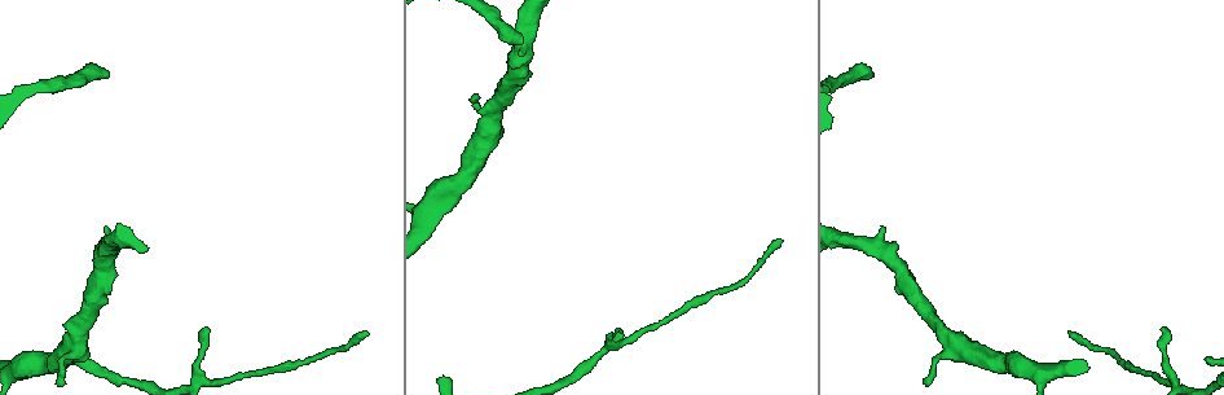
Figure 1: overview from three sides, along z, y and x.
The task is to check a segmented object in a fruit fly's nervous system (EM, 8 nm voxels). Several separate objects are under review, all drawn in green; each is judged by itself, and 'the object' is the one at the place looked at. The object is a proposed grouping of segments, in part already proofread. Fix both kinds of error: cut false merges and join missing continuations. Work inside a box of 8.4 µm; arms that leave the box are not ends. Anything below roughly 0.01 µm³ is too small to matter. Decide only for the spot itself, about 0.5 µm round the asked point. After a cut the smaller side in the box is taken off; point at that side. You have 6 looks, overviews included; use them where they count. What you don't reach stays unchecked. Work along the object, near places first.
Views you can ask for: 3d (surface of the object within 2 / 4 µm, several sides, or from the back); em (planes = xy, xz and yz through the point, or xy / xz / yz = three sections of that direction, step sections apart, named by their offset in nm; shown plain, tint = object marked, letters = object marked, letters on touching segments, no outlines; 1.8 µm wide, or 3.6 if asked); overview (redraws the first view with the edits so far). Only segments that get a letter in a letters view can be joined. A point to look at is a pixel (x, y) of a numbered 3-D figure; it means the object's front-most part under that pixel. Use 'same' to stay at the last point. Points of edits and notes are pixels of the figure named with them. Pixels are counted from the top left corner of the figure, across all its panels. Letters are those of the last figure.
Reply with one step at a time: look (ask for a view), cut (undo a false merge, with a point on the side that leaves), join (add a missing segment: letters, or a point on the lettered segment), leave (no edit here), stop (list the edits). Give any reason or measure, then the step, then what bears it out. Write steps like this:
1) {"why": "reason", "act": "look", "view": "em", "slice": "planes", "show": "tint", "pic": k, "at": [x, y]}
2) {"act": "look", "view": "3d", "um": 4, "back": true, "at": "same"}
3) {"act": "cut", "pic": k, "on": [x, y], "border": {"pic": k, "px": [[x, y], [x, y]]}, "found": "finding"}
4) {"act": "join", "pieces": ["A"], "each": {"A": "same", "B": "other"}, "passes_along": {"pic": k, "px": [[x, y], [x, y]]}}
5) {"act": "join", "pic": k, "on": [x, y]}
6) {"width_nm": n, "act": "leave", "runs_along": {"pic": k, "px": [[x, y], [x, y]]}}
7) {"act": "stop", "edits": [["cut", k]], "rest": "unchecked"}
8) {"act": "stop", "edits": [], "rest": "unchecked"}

{"why": "an open end", "act": "look", "view": "3d", "um": 2, "pic": 1, "at": [207, 328]}

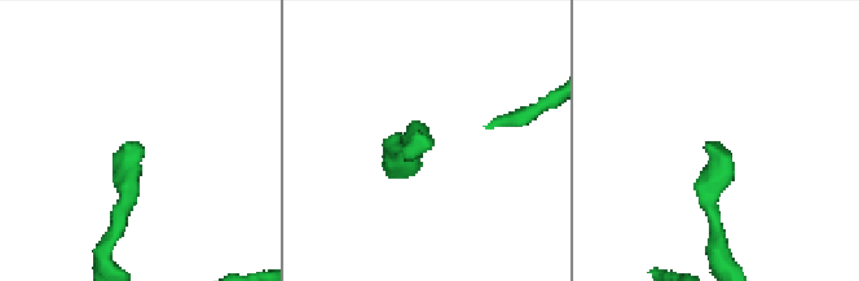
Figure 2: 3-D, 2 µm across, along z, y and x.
{"why": "need the tissue", "act": "look", "view": "em", "slice": "xy", "step": 4, "show": "plain", "pic": 2, "at": [138, 141]}

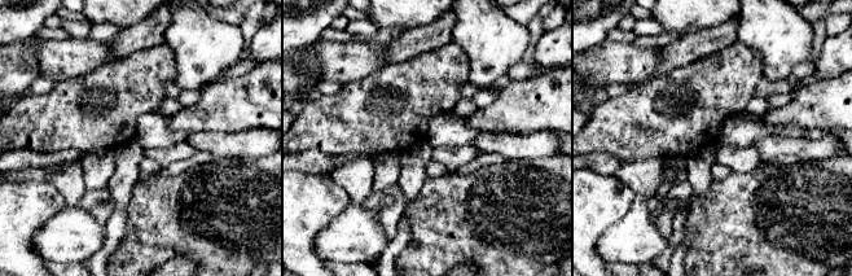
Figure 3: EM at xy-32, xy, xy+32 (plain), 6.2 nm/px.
{"act": "look", "view": "em", "slice": "xy", "step": 4, "show": "letters", "at": "same"}

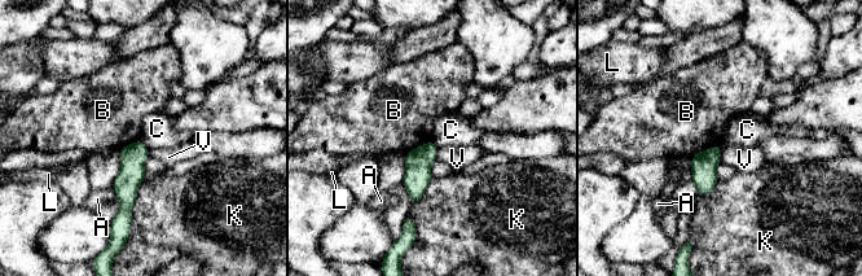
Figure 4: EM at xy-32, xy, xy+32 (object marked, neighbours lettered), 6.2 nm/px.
{"act": "leave", "each": {"A": "other", "B": "other", "C": "other", "K": "other", "L": "other", "V": "other"}, "border": {"pic": 4, "px": [[139, 139], [149, 149]]}, "found": "no lettered segment goes on from it"}

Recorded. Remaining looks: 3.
{"why": "long arm stops here", "act": "look", "view": "3d", "um": 4, "pic": 1, "at": [1071, 333]}

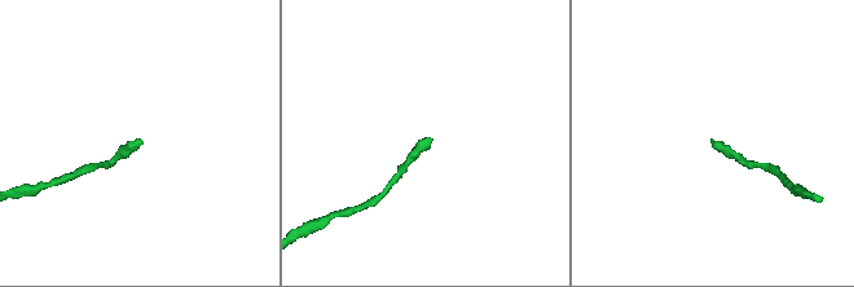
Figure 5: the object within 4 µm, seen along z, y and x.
{"act": "look", "view": "em", "slice": "planes", "show": "letters", "pic": 5, "at": [431, 138]}

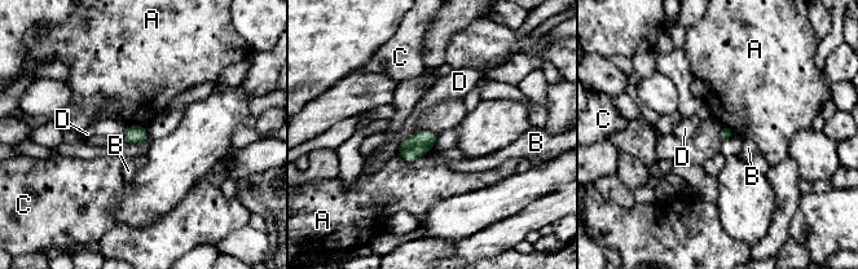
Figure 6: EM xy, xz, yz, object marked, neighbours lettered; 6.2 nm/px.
{"width_nm": 70, "act": "leave", "each": {"A": "other", "B": "other", "C": "other", "D": "other"}, "found": "no lettered segment goes on from it"}

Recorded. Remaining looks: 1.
{"why": "an open end", "act": "look", "view": "em", "slice": "planes", "show": "letters", "pic": 1, "at": [443, 374]}

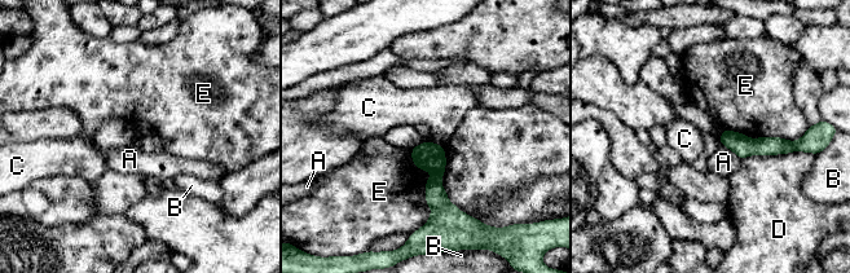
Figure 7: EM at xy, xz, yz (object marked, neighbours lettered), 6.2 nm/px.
{"act": "leave", "each": {"A": "other", "B": "other", "C": "other", "D": "other", "E": "other"}, "border": {"pic": 7, "px": [[430, 140], [443, 146]]}, "found": "none of them fits"}

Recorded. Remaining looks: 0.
{"act": "stop", "edits": [], "rest": "unchecked"}

